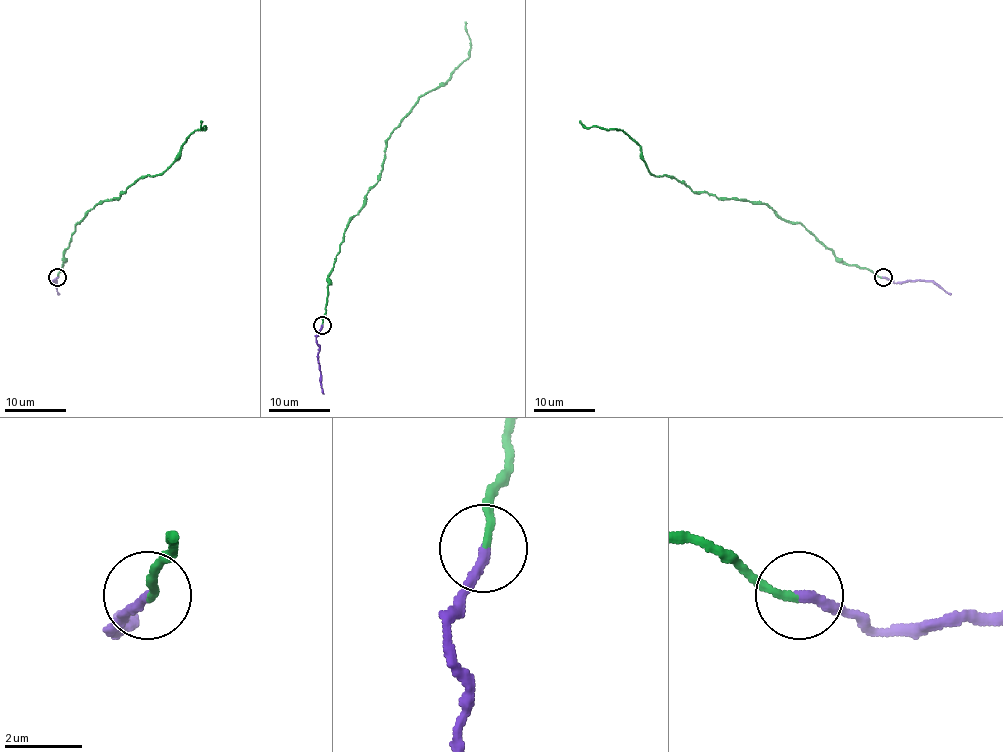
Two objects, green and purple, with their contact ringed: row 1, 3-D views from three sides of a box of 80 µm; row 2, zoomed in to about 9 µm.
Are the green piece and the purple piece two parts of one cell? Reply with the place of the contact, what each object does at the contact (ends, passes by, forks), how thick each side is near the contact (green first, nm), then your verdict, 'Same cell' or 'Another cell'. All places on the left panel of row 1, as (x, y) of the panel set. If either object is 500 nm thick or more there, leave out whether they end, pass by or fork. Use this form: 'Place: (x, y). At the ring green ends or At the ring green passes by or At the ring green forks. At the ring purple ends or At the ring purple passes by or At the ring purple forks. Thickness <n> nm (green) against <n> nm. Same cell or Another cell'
Place: (57, 277). At the ring green ends. At the ring purple ends. Thickness 180 nm (green) against 280 nm. Another cell

